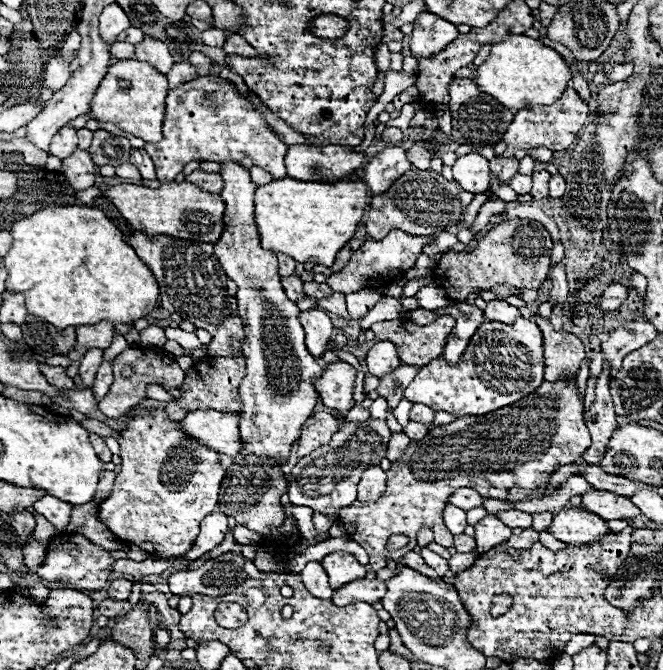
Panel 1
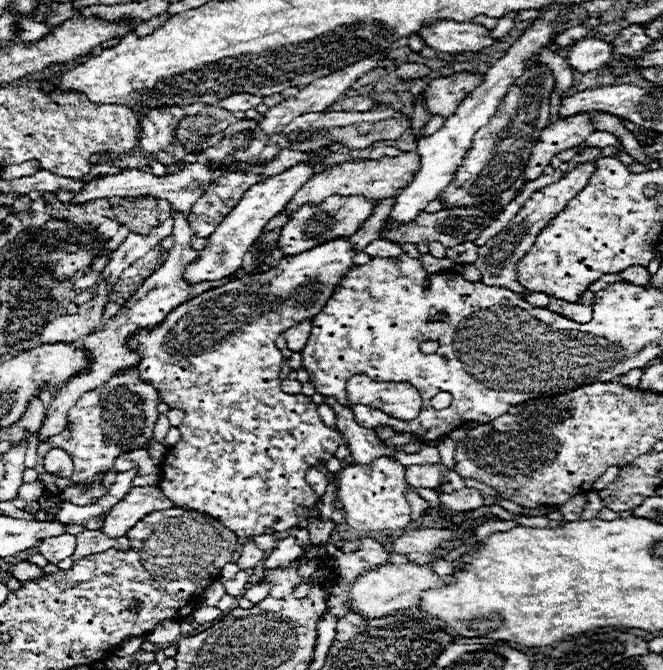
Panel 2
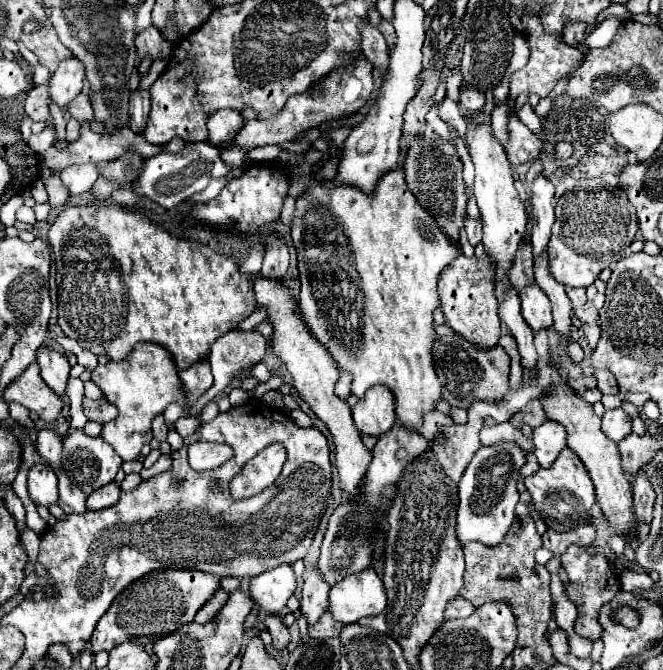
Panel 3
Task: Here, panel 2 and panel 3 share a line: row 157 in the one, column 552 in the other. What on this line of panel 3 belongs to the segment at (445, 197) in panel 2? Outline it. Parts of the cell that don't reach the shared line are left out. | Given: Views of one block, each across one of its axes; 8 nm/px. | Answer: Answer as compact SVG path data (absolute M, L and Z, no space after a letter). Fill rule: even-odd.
M564 448L550 468L540 468L536 474L524 478L524 484L532 496L532 504L538 516L546 522L550 530L568 532L568 530L574 530L576 526L584 526L592 522L590 508L596 502L594 486L592 486L590 474L586 472L584 464L570 448ZM546 484L566 484L566 486L554 486L554 492L546 492Z

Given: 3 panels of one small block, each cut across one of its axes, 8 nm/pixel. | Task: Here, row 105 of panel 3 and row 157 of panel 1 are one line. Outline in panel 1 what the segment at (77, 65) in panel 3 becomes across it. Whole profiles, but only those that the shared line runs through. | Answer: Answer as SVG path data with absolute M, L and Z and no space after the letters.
M70 124L60 128L60 132L50 142L50 154L58 156L60 160L66 160L76 148L78 148L77 130L74 130Z

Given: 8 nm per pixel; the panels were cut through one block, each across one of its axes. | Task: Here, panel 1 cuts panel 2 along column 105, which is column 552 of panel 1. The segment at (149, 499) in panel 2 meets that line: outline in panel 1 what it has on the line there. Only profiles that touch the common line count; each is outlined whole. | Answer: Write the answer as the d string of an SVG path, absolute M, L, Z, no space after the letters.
M566 508L564 512L554 514L548 532L566 544L588 546L612 530L604 520L584 512L582 508Z

